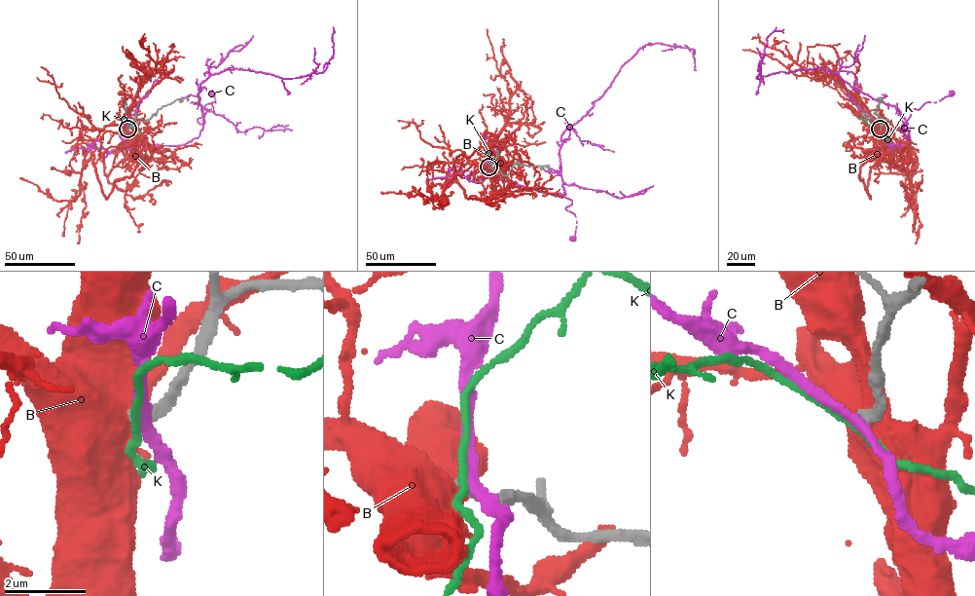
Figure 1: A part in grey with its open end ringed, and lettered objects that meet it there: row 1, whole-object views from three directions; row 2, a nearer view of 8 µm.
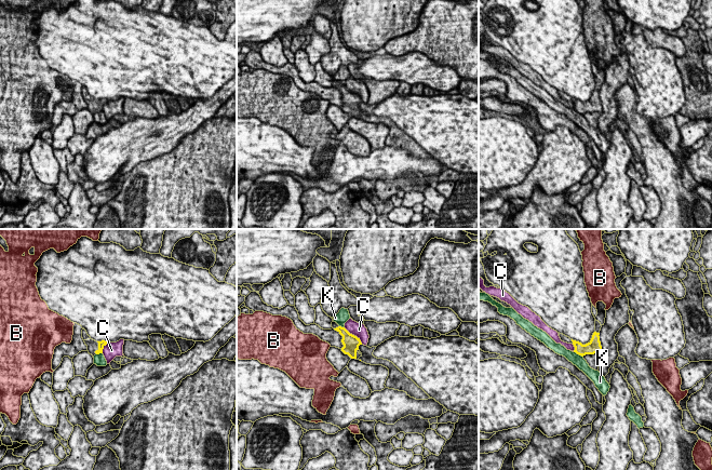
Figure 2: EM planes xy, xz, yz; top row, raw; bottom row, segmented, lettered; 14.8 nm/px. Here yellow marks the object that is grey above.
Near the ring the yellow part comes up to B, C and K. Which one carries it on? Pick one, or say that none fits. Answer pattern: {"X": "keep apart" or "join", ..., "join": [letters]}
{"B": "keep apart", "C": "keep apart", "K": "keep apart", "join": []}

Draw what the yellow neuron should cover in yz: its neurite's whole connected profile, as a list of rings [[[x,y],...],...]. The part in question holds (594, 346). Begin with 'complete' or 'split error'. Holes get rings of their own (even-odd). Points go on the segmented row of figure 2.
split error | [[[594,332],[591,340],[586,345],[582,345],[579,341],[573,340],[563,334],[560,334],[559,336],[562,341],[567,343],[567,344],[573,344],[575,347],[574,352],[583,357],[586,354],[594,354],[594,353],[600,354],[600,355],[602,354],[602,346],[601,346],[599,335],[600,333]]]

